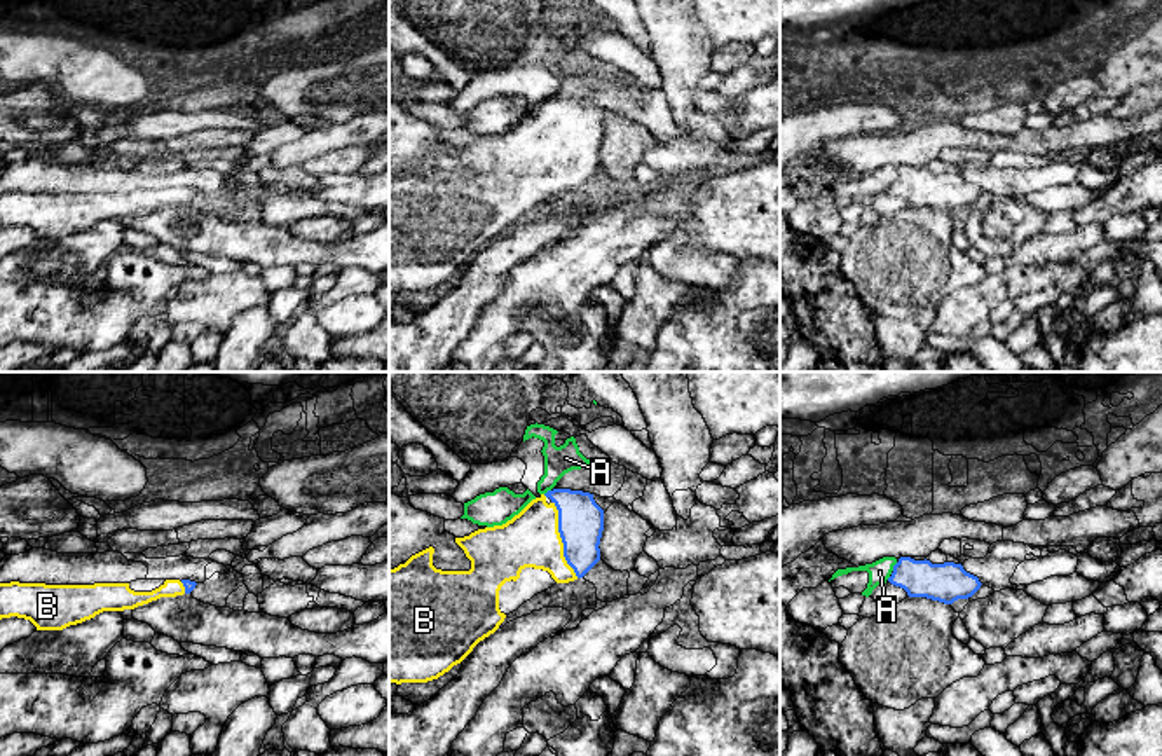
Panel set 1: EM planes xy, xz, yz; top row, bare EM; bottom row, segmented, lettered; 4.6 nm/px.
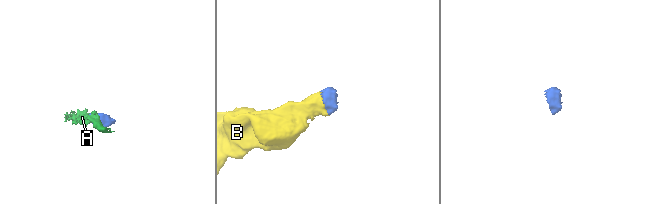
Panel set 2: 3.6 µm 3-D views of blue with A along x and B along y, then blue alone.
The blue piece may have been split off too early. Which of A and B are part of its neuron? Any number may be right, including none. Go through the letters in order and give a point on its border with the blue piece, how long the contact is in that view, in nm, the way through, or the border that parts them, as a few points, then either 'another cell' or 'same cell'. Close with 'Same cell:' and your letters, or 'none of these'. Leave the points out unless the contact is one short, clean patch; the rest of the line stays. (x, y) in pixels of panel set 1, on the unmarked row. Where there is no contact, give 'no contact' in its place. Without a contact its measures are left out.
A: meets blue in yz at (894, 175); contact 50 nm long; border along yz (897, 171), (892, 178); another cell
B: meets blue in xz at (562, 149); contact 380 nm long; runs through xz (580, 128), (562, 149), (531, 147); same cell
Same cell: B

